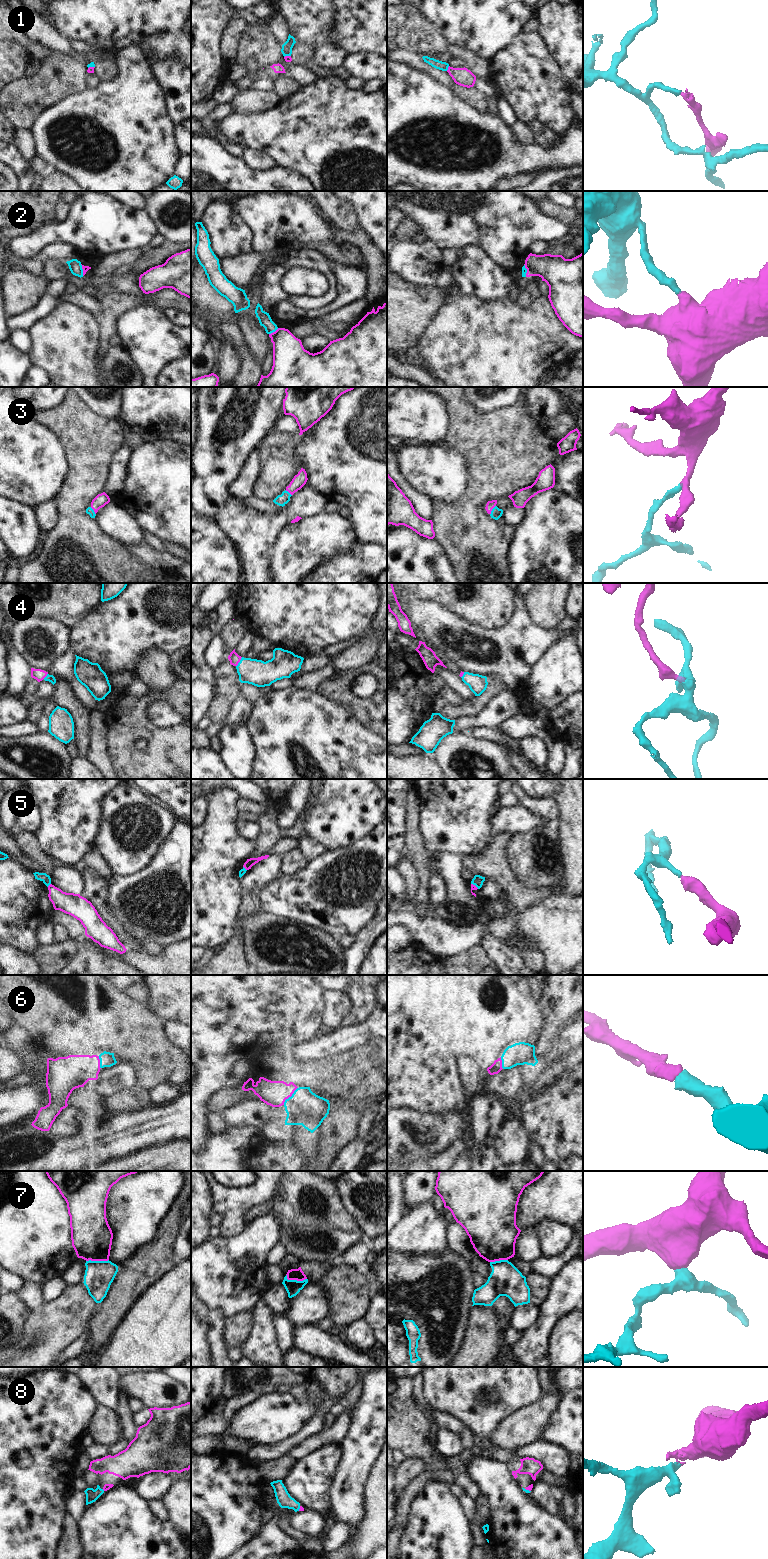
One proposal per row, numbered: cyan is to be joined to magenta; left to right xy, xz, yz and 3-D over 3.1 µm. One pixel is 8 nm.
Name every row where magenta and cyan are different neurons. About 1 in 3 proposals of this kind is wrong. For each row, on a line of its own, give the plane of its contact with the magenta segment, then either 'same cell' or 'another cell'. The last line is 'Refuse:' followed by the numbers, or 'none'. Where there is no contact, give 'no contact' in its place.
1: meets magenta in yz; another cell
2: meets magenta in xz; another cell
3: meets magenta in yz; same cell
4: meets magenta in xz; same cell
5: meets magenta in xy; another cell
6: meets magenta in xz; same cell
7: meets magenta in xz; another cell
8: meets magenta in yz; same cell
Refuse: 1, 2, 5, 7

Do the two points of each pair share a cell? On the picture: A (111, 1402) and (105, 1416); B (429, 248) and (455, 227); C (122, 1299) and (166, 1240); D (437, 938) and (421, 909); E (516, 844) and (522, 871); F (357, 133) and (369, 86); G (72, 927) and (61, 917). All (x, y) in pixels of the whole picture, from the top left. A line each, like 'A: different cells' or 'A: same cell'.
A: different cells
B: different cells
C: same cell
D: different cells
E: same cell
F: different cells
G: same cell

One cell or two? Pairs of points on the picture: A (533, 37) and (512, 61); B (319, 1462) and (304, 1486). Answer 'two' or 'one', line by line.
A: one
B: one

